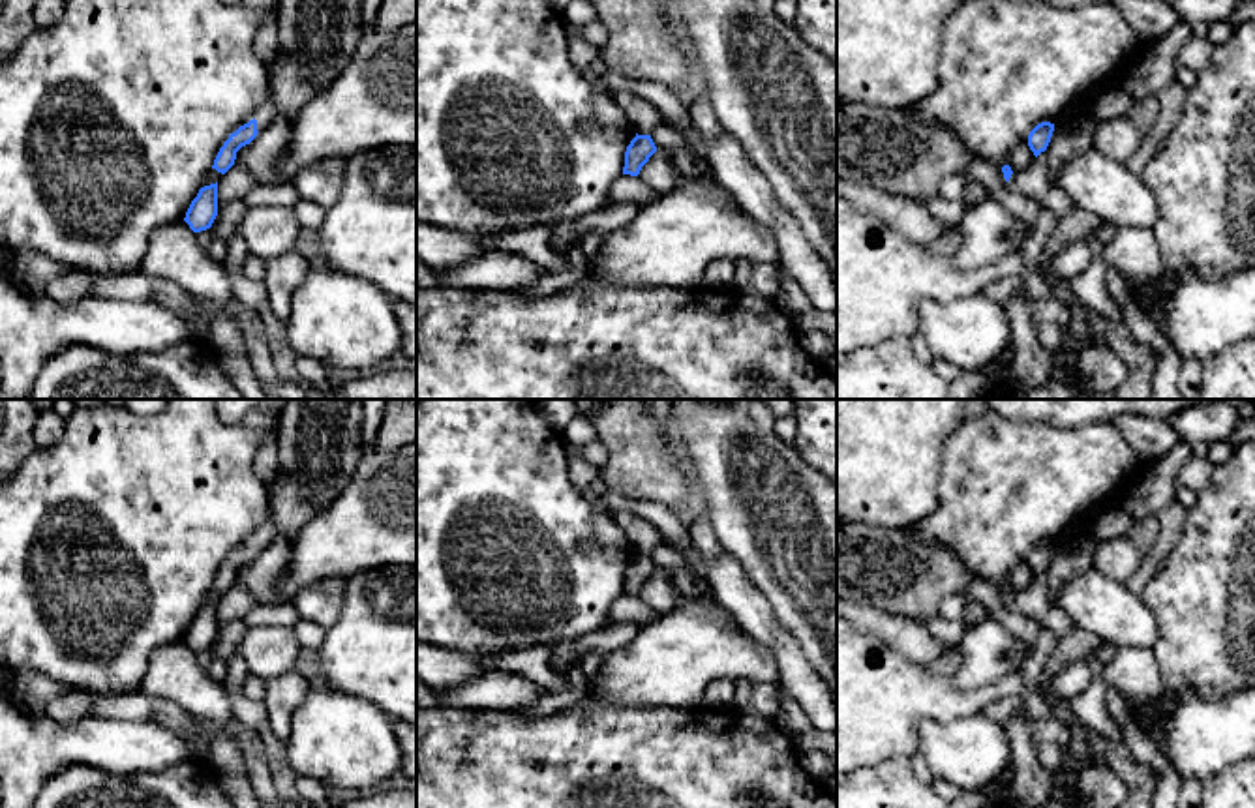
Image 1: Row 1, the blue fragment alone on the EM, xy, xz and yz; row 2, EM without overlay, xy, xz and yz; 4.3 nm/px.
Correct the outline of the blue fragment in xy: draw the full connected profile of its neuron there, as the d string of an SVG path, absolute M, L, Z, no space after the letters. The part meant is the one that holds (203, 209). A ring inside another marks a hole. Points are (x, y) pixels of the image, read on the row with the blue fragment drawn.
M218 182L199 189L191 201L184 221L193 232L201 232L212 227L218 216Z

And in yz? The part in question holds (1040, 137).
M1041 122L1030 131L1028 146L1036 157L1047 150L1052 131L1054 131L1054 124L1051 122Z

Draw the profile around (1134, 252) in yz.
M1122 227L1105 244L1103 259L1126 283L1131 300L1141 306L1150 283L1163 274L1161 249L1150 227Z

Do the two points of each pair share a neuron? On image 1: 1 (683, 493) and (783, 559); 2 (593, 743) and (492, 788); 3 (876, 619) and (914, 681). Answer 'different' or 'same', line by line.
1: different
2: same
3: different

